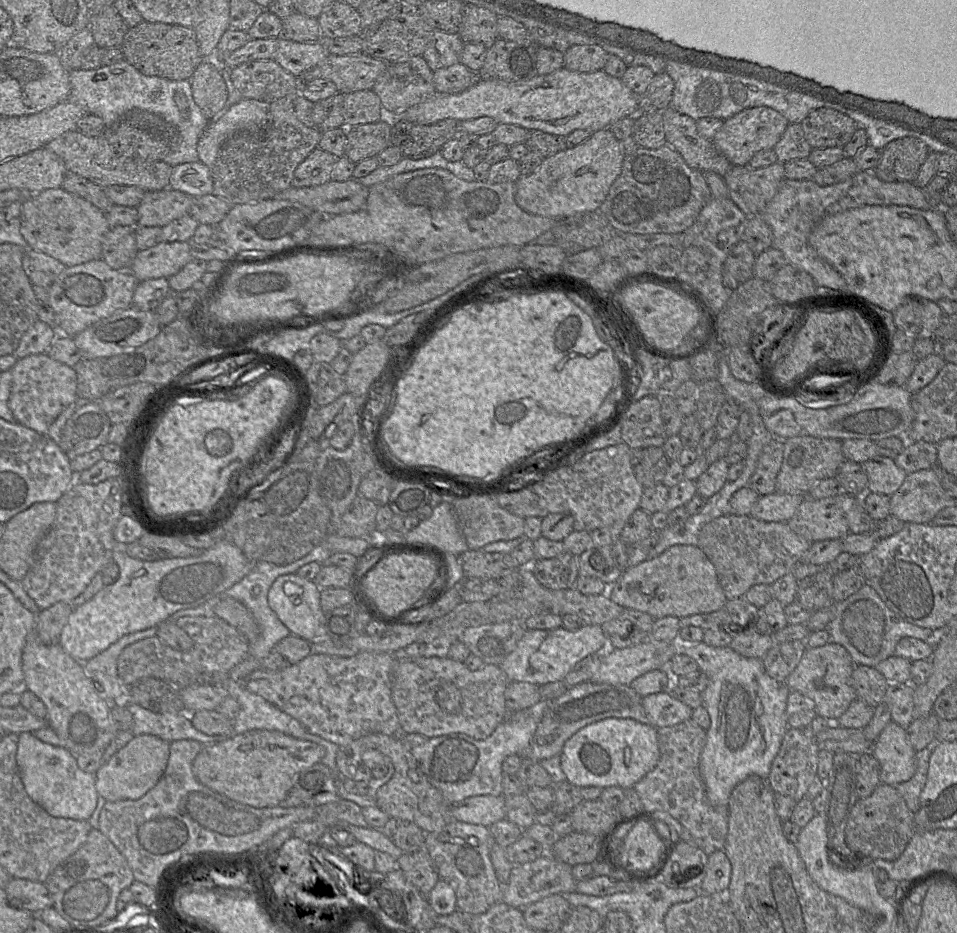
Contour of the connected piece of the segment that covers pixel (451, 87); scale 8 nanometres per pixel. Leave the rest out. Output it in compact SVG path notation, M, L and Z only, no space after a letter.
M457 63L434 71L433 81L436 93L457 94L474 85L478 81L478 75Z

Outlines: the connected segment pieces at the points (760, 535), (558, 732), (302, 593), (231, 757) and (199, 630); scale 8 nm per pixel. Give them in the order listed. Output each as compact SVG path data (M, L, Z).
M725 515L707 523L698 536L698 547L713 563L720 585L728 600L743 597L756 584L773 584L789 572L807 553L811 542L795 533L787 523L766 522L752 516Z
M591 681L570 687L562 696L549 701L538 724L525 758L540 762L560 755L565 742L585 726L606 718L633 719L650 725L642 705L642 697L622 684L596 684Z
M296 573L281 575L268 591L268 605L291 635L307 641L315 641L322 637L323 628L324 612L320 605L320 590L313 580L302 578Z
M255 729L215 744L203 745L192 763L192 771L201 784L233 801L254 808L275 807L285 800L297 775L320 763L325 754L324 747L314 742L300 740L279 731Z
M186 616L177 619L175 624L192 639L192 648L188 651L174 650L157 636L125 647L117 662L118 675L125 687L147 677L163 680L177 688L191 685L223 686L230 670L249 655L247 639L219 617Z

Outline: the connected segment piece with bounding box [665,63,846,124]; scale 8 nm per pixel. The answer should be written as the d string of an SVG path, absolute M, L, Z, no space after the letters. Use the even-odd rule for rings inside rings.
M667 63L666 71L674 82L670 107L697 121L701 118L726 120L754 107L767 107L780 113L789 124L801 124L808 114L817 109L833 109L846 115L846 109L821 102L809 96L789 92L756 80L695 68L679 63Z

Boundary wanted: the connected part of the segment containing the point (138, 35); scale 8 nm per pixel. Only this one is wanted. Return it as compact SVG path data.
M142 21L128 29L120 49L124 60L143 75L174 81L189 80L203 61L195 29L175 24Z

